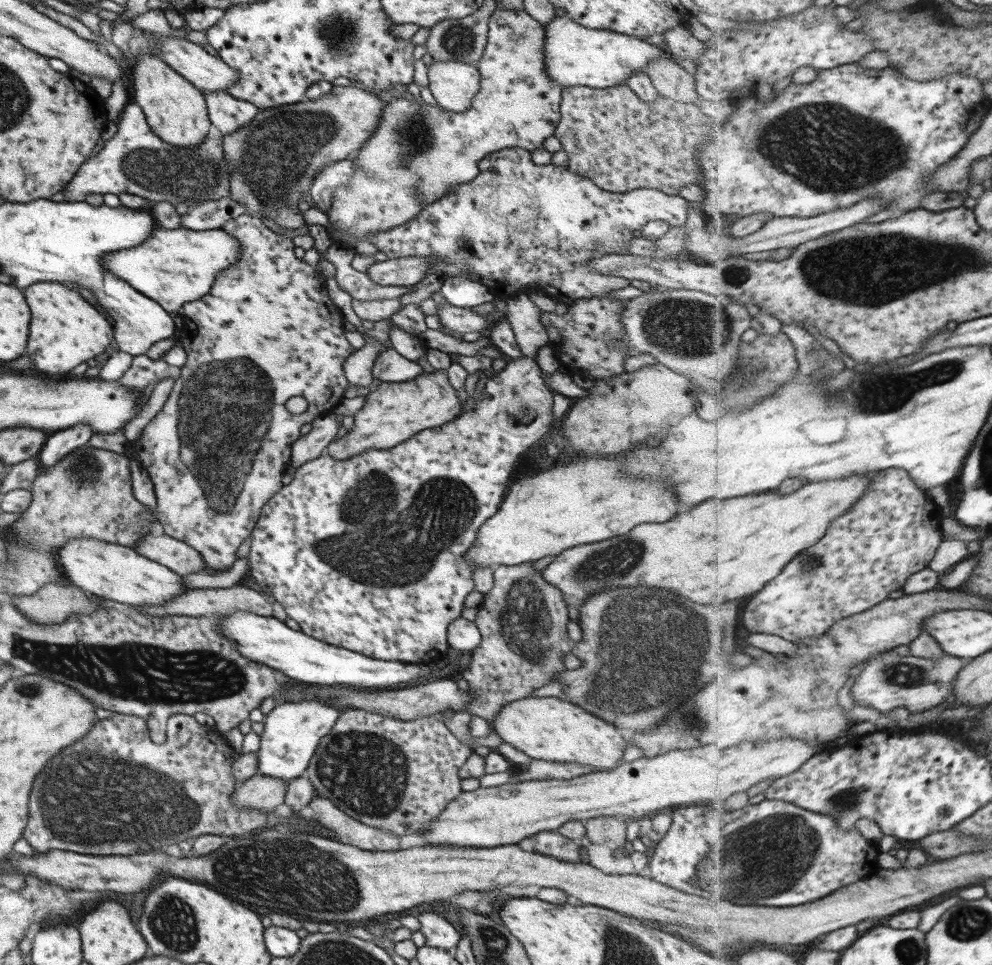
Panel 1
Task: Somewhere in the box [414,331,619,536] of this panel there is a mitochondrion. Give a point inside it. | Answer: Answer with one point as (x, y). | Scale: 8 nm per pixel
(518, 418)

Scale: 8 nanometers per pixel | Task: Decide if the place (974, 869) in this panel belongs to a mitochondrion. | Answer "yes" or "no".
no

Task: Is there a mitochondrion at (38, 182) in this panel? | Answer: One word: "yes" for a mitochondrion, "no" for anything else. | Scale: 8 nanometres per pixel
no

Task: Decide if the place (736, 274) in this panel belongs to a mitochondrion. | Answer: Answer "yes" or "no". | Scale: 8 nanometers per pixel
yes

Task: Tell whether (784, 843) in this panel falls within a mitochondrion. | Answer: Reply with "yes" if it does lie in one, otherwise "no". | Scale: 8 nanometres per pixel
yes

